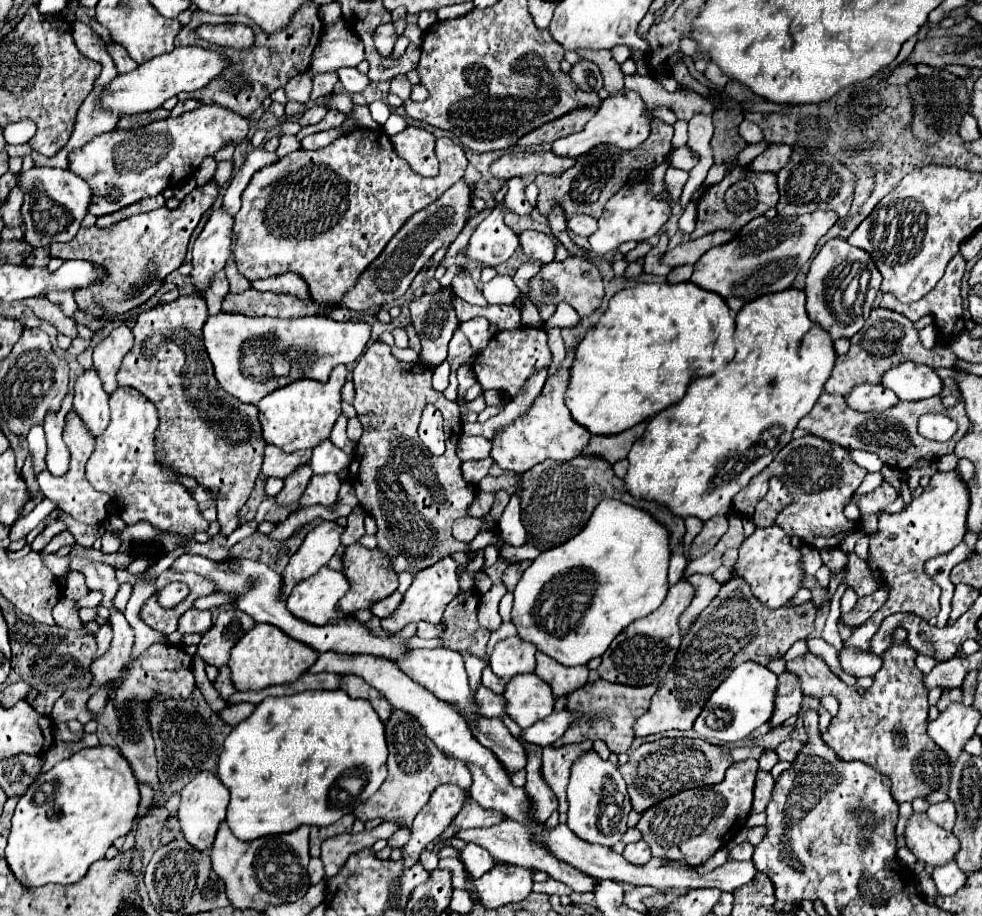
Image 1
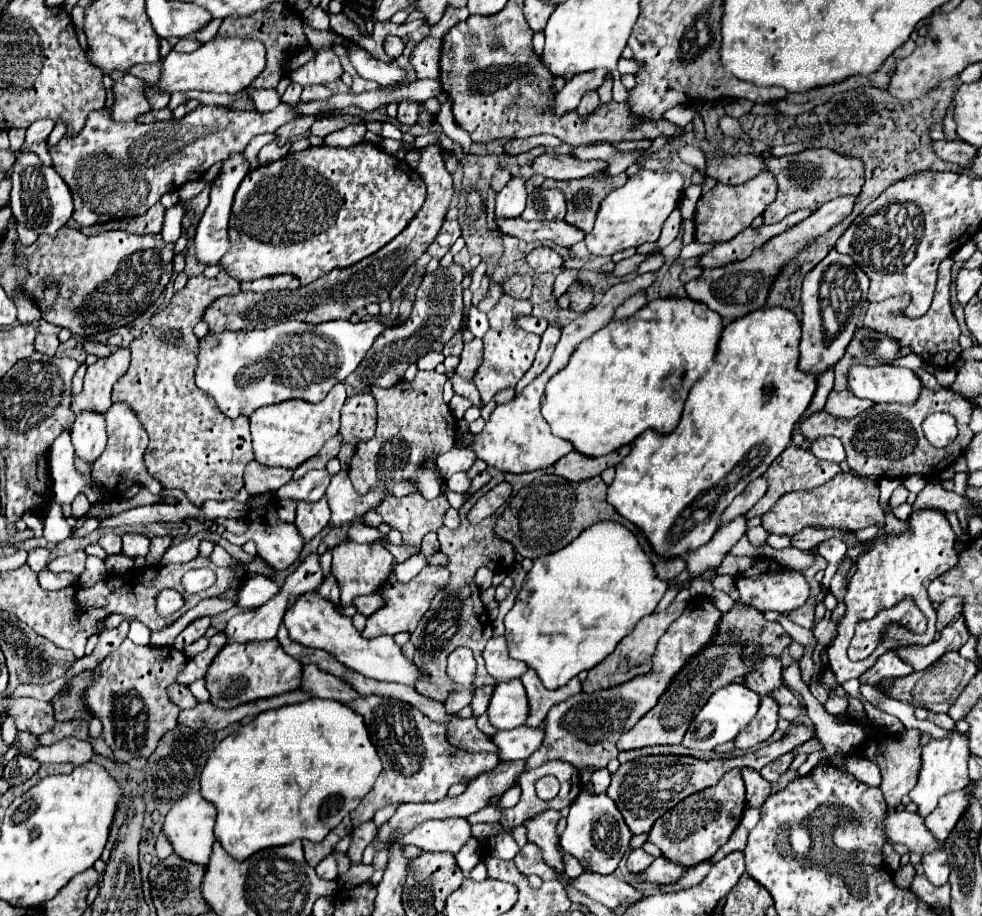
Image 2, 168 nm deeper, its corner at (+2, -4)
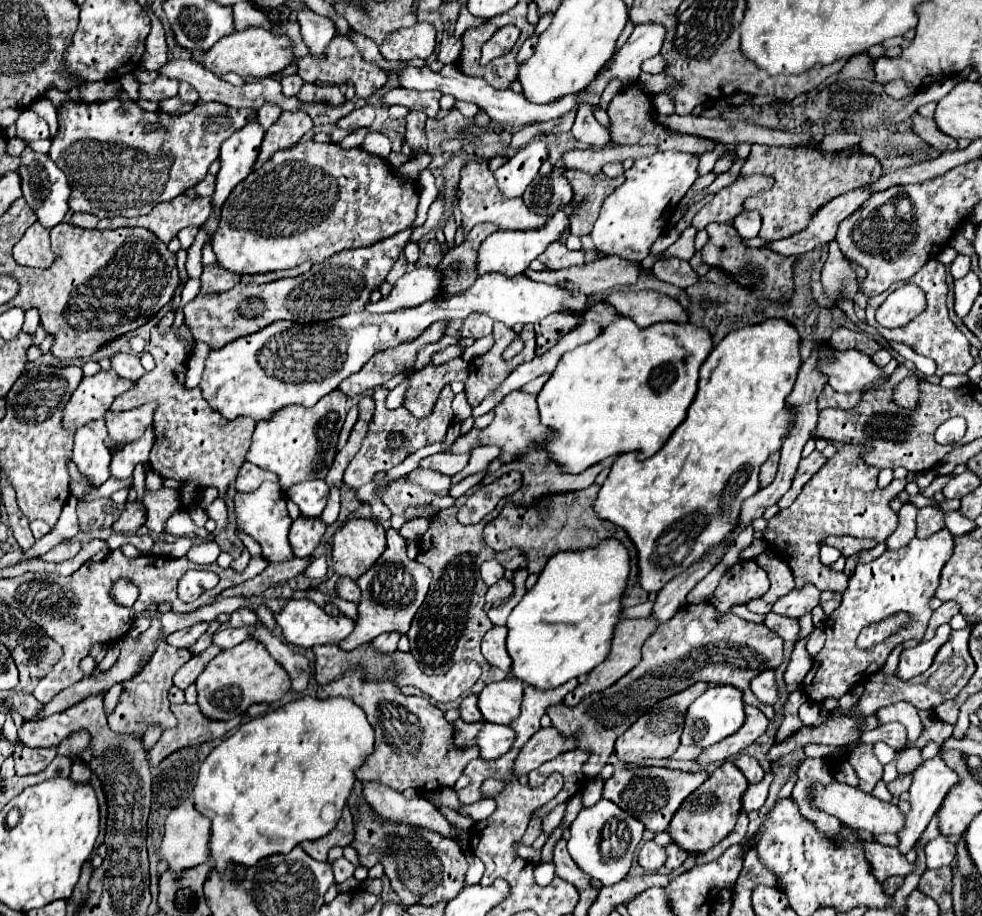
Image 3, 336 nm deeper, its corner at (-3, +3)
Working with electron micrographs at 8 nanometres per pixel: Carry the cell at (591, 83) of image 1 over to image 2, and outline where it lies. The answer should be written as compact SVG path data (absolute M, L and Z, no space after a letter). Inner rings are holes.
M587 93L587 97L583 97L583 101L579 103L577 115L579 115L581 119L587 119L587 117L597 109L597 105L599 105L599 97L597 97L597 93Z

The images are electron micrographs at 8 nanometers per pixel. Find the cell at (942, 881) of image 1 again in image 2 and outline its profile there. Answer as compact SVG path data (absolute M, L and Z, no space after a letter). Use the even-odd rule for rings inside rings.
M937 851L937 853L927 853L923 857L923 869L927 879L933 885L945 885L949 879L949 859L945 851Z

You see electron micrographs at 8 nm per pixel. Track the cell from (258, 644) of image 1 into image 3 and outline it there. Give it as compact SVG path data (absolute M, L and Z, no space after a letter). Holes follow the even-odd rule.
M248 638L234 648L222 650L198 676L198 706L202 714L212 720L230 720L238 714L244 714L250 704L270 704L280 700L290 690L290 684L288 672L264 650L264 644Z

